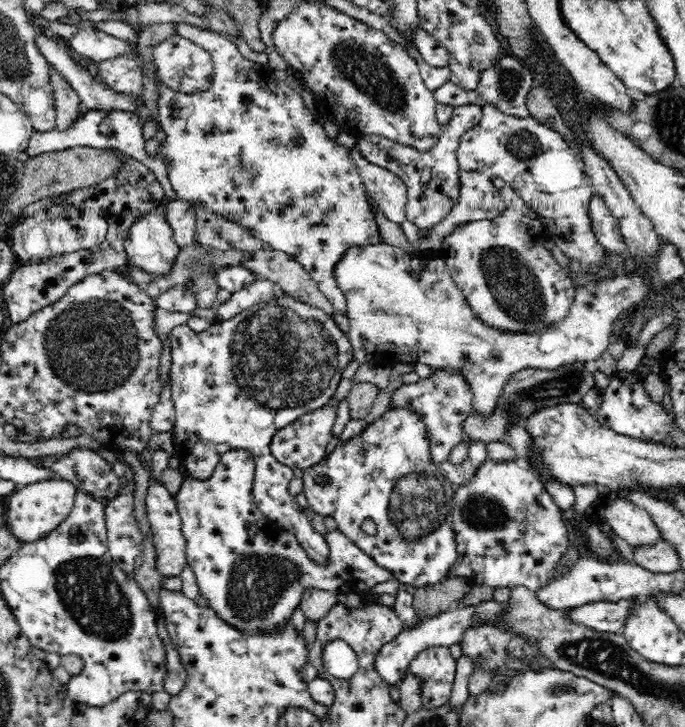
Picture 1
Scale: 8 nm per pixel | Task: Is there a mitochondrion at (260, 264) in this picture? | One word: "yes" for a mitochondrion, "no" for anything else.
no

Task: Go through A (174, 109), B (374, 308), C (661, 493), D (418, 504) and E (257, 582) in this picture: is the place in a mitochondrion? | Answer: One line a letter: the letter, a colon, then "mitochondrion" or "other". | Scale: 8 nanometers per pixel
A: other
B: mitochondrion
C: other
D: mitochondrion
E: mitochondrion

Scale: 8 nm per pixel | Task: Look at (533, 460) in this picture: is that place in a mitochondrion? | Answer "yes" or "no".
no

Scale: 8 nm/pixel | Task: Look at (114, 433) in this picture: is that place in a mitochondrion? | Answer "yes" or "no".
no

